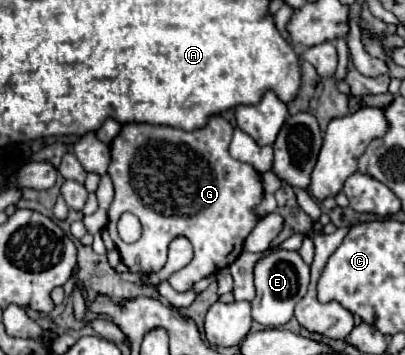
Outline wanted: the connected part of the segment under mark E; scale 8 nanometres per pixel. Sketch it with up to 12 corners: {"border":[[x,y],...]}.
{"border":[[277,251],[255,267],[253,319],[281,327],[305,297],[309,265]]}

